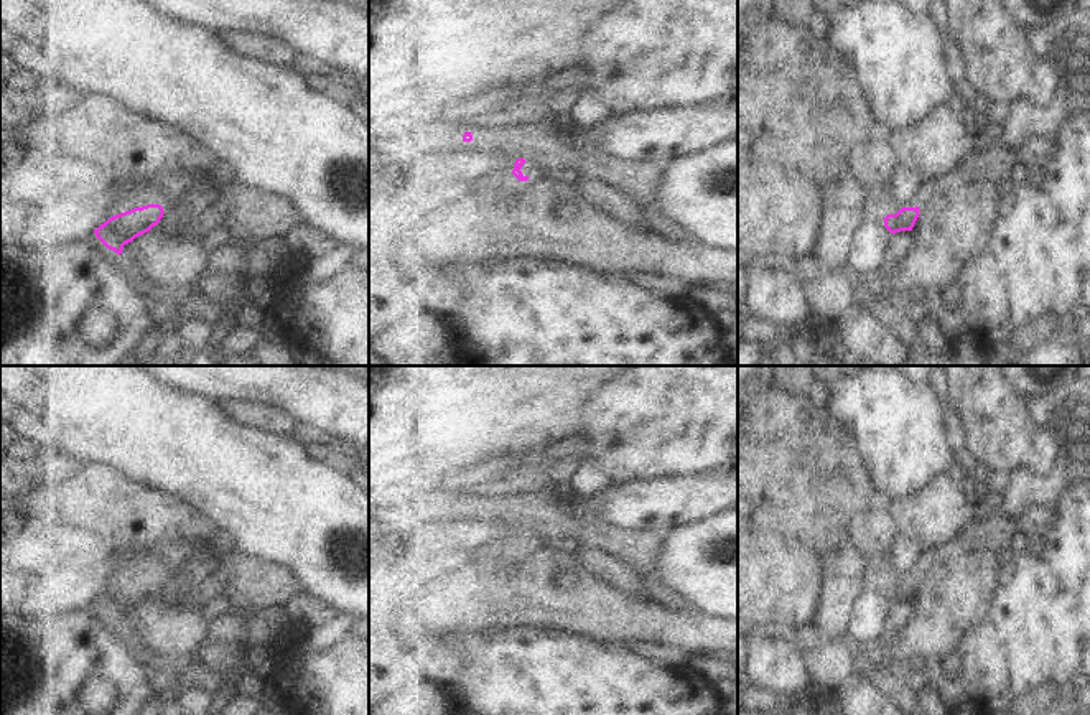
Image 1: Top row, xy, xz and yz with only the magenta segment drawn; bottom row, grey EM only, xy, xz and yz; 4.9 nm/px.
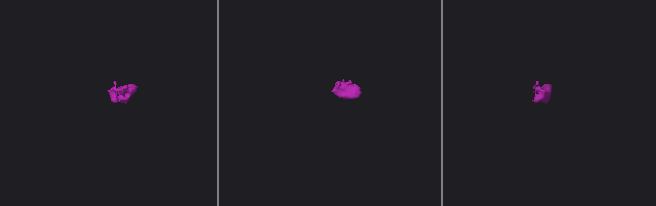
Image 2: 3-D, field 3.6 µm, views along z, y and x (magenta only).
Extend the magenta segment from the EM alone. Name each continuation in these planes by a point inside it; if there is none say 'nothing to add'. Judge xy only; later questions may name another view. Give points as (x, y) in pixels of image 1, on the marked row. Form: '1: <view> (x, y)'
1: xy (101, 198)

